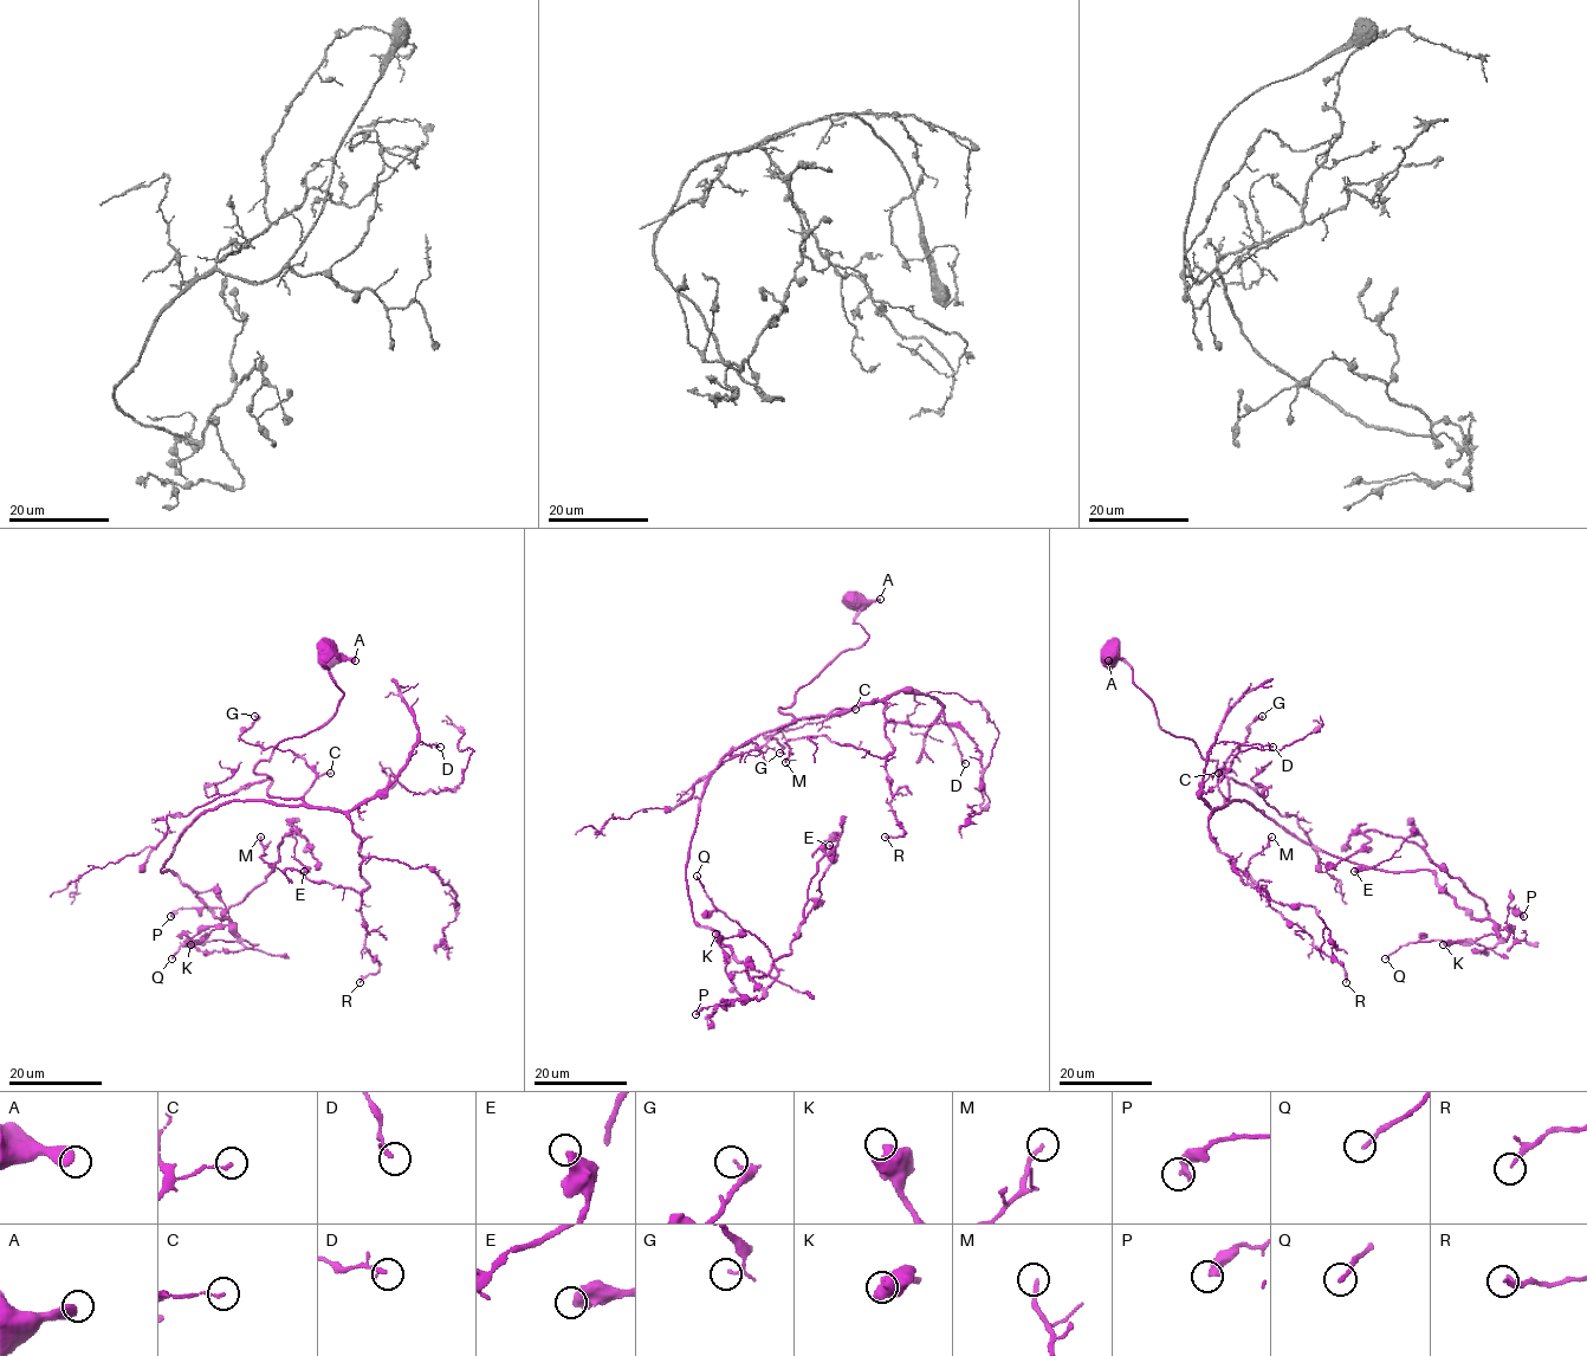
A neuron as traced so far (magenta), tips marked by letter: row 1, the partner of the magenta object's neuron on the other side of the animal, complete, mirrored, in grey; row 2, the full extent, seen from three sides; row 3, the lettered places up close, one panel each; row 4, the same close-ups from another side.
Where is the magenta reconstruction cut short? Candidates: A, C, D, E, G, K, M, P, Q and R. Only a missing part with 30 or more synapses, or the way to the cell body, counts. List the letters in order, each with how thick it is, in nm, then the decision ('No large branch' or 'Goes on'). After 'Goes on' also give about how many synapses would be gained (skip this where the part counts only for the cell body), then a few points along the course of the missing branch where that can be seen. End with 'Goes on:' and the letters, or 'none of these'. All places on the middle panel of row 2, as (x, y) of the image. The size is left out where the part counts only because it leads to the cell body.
A: Thickness 500 nm. No large branch
C: Thickness 130 nm. No large branch
D: Thickness 180 nm. No large branch
E: Thickness 500 nm. No large branch
G: Thickness 110 nm. No large branch
K: Thickness 600 nm. No large branch
M: Thickness 200 nm. No large branch
P: Thickness 320 nm. No large branch
Q: Thickness 200 nm. No large branch
R: Thickness 180 nm. No large branch
Goes on: none of these

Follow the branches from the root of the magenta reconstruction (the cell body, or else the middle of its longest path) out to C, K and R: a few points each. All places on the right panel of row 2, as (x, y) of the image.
C: (1109, 654), (1131, 667), (1164, 730), (1217, 761), (1228, 798), (1218, 773)
K: (1109, 654), (1164, 730), (1217, 761), (1226, 805), (1359, 864), (1429, 870), (1508, 929), (1443, 944)
R: (1109, 654), (1131, 667), (1159, 725), (1190, 738), (1229, 779), (1209, 820), (1216, 846), (1343, 967), (1346, 982)

